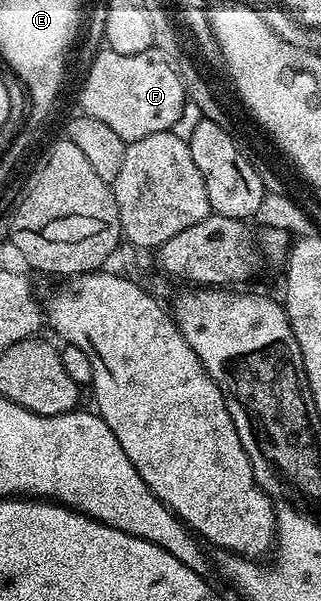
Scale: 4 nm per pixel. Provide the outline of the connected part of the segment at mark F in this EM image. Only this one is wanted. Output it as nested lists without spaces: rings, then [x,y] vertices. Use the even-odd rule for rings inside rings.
[[[150,48],[140,54],[116,54],[109,50],[102,53],[90,64],[90,73],[82,84],[81,111],[92,118],[100,118],[115,134],[127,142],[146,138],[150,134],[159,134],[160,131],[171,131],[174,123],[182,116],[182,107],[187,107],[188,101],[184,86],[177,78],[177,70],[166,57],[161,48]]]

